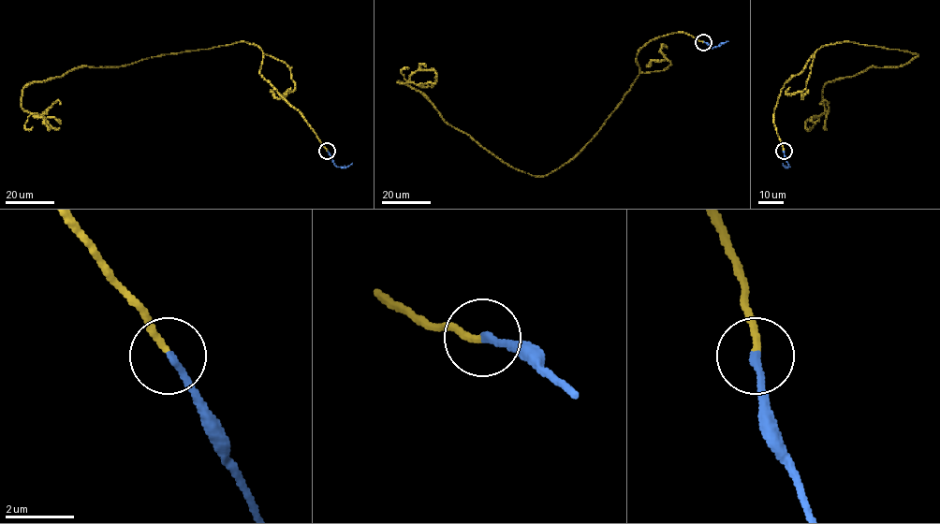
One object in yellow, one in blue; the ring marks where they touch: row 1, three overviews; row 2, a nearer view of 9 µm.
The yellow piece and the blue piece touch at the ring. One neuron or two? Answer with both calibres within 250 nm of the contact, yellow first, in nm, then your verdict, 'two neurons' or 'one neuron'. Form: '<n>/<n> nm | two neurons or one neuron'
190/200 nm | one neuron

